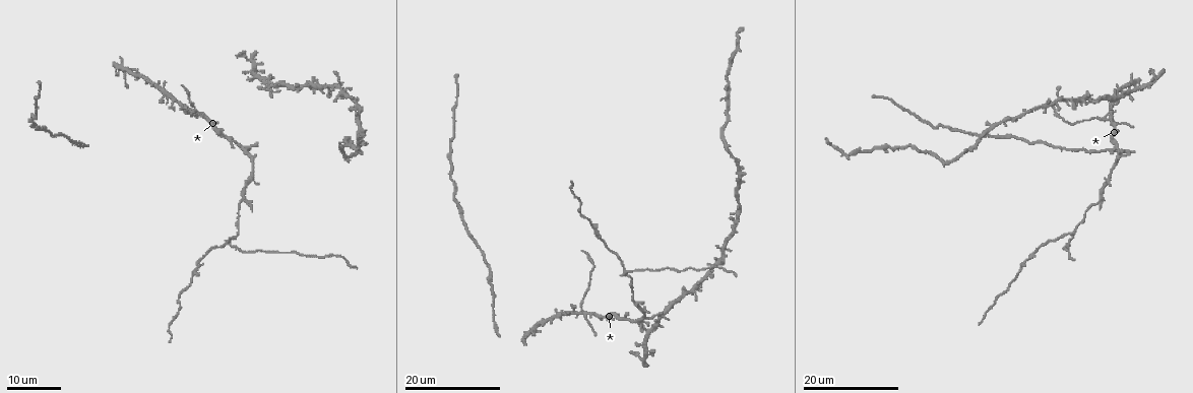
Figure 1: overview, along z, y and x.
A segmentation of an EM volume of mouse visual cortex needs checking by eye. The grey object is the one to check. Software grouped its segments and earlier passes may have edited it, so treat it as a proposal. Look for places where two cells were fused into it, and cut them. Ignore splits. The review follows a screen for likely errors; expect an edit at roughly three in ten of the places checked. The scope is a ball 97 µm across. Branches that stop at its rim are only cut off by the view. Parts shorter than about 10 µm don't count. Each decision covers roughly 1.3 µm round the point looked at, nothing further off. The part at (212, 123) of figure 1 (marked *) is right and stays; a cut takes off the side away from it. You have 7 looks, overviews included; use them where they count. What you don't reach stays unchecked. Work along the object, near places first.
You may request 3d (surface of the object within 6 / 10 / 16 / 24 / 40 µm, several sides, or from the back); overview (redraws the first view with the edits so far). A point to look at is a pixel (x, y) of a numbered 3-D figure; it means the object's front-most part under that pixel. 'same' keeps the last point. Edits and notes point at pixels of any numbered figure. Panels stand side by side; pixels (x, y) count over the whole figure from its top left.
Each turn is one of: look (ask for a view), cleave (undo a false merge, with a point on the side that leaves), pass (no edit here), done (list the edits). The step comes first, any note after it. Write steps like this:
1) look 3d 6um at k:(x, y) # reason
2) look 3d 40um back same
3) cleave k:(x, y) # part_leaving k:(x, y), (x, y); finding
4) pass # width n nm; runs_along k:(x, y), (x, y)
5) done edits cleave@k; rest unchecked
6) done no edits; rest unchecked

look 3d 16um at 1:(637, 304) # three-way junction

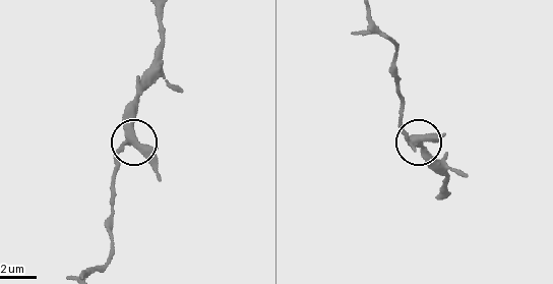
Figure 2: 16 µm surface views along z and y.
look 3d 6um at 2:(127, 138)

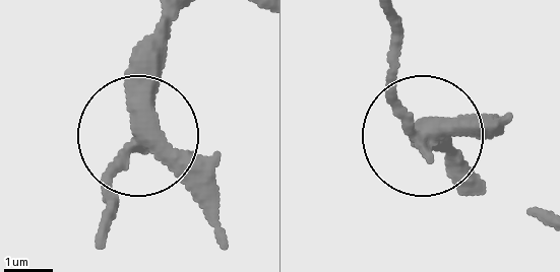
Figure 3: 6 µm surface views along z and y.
cleave 3:(103, 176) # arms 3; part_leaving 3:(136, 142), (104, 239); a second cell is stuck on

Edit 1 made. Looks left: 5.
look 3d 24um at 1:(1119, 157) # four arms meet

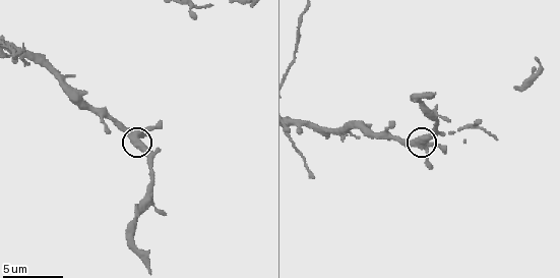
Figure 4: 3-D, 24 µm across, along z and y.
look 3d 10um at 4:(137, 139)

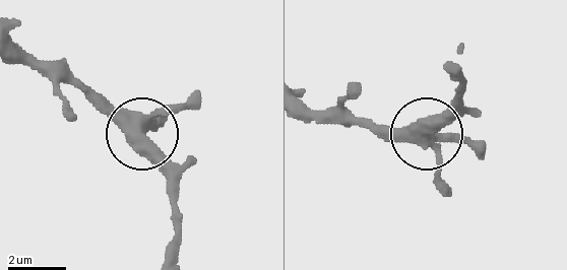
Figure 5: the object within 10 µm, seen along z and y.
look 3d 6um at 5:(145, 132) # zoom in

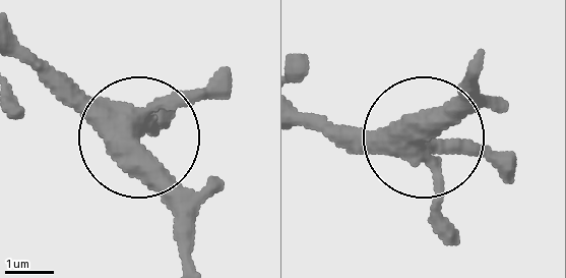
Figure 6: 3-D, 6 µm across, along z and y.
pass # runs_along 6:(24, 48), (122, 125), (146, 174), (191, 218); continuous, no second cell

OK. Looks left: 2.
look 3d 24um at 1:(1110, 115) # branch point

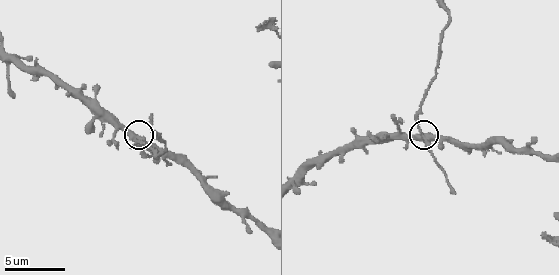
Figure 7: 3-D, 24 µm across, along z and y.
look 3d 6um at 7:(422, 135) # zoom in

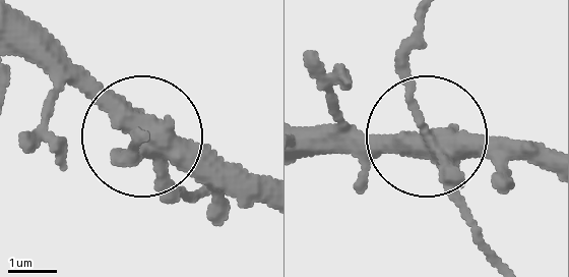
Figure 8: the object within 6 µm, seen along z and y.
cleave 8:(408, 89) # arms 3; part_leaving 8:(436, 149), (412, 92), (420, 18); two cells meet here

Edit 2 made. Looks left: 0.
done edits cleave@3, cleave@8; rest unchecked

